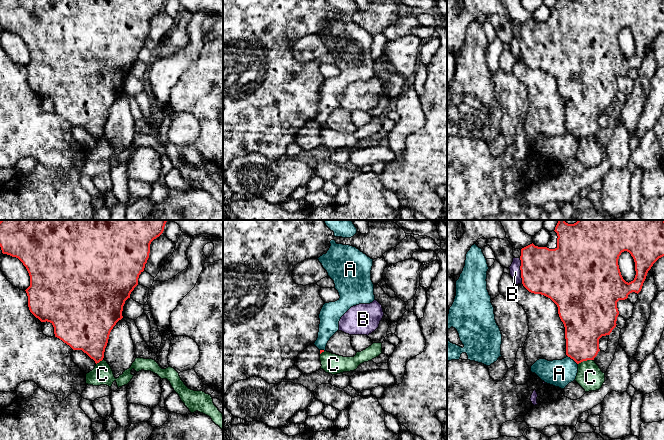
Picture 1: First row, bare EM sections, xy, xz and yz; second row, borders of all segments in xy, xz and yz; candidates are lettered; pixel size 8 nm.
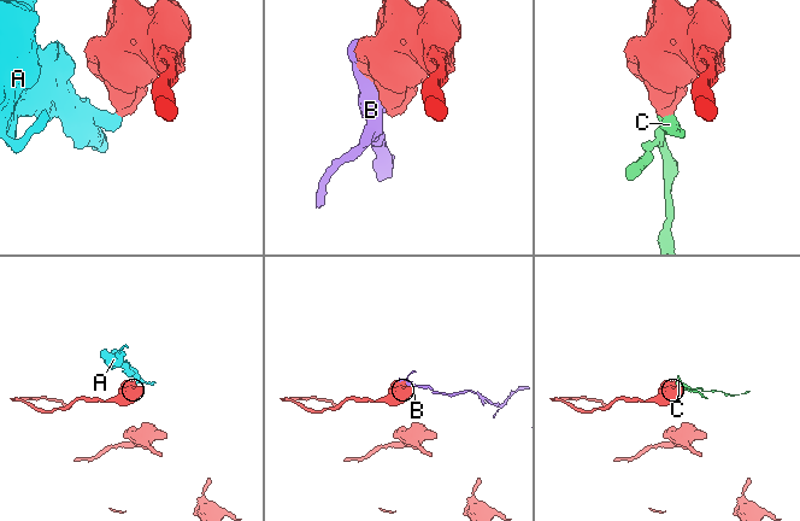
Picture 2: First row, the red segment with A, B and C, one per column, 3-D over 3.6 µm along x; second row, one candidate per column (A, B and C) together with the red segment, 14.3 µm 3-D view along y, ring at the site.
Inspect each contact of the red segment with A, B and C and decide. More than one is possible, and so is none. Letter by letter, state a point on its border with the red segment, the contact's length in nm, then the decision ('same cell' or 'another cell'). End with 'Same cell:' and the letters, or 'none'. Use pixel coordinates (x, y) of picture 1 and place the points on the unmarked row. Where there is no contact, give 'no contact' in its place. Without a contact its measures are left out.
A: contact yz (572, 134); length 120 nm; another cell
B: contact yz (521, 47); length 200 nm; another cell
C: contact yz (585, 136); length 130 nm; another cell
Same cell: none

